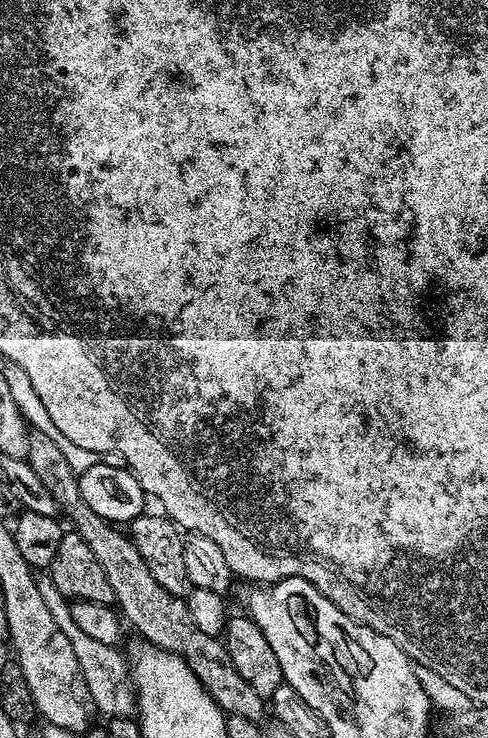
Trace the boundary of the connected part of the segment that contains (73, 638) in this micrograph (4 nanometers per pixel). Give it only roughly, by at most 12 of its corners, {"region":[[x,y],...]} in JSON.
{"region":[[52,584],[36,585],[66,634],[101,717],[136,712],[129,661],[72,617]]}

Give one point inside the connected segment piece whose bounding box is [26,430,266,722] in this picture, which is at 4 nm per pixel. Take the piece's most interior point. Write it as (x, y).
(161, 617)

